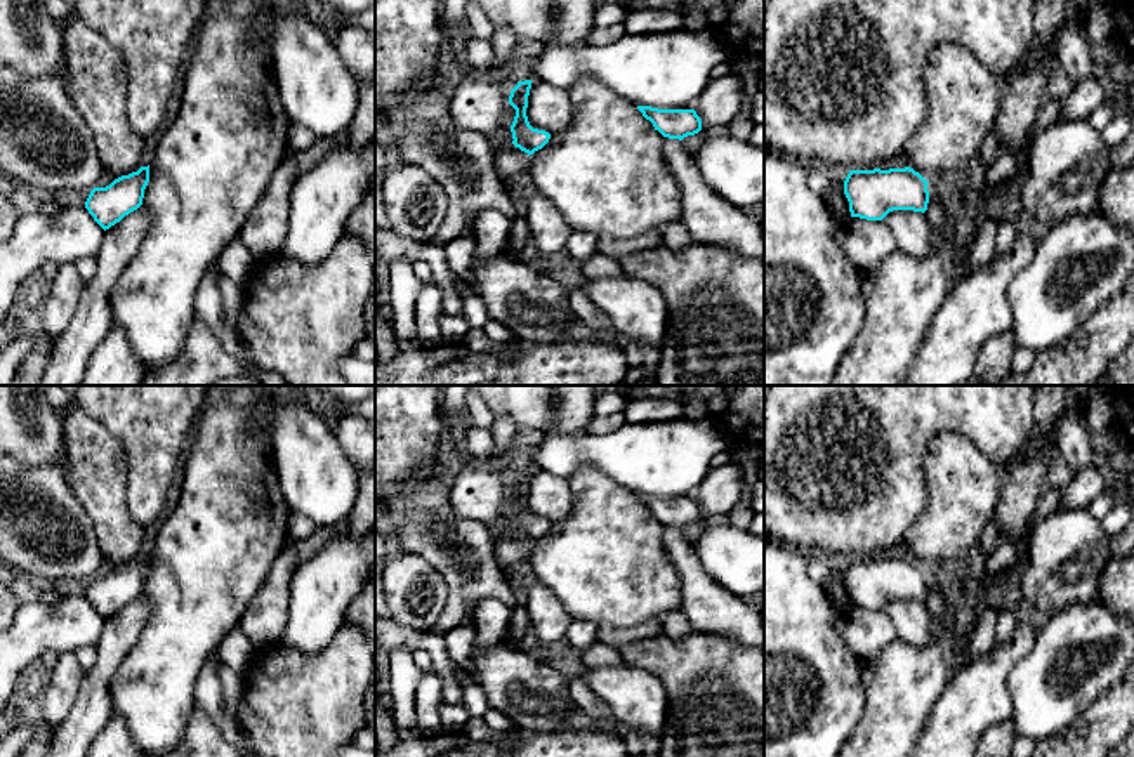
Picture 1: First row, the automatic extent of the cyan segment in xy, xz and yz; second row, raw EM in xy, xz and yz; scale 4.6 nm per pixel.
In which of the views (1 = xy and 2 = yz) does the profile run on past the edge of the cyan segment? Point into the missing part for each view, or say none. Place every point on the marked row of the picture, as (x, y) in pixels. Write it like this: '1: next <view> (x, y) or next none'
1: next none
2: next none

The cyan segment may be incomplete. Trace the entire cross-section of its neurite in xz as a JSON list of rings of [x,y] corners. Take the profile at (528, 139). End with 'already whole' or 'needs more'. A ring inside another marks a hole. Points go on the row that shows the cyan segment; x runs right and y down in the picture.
[[[531,80],[518,82],[518,85],[511,90],[509,104],[516,109],[514,122],[511,125],[512,144],[524,151],[528,156],[535,151],[542,149],[551,134],[545,130],[533,128],[526,116],[528,95],[531,89]]]; already whole

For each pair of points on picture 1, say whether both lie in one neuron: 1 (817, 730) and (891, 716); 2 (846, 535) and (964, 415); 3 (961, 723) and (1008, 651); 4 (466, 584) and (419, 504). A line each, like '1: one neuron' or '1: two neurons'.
1: two neurons
2: one neuron
3: one neuron
4: one neuron

